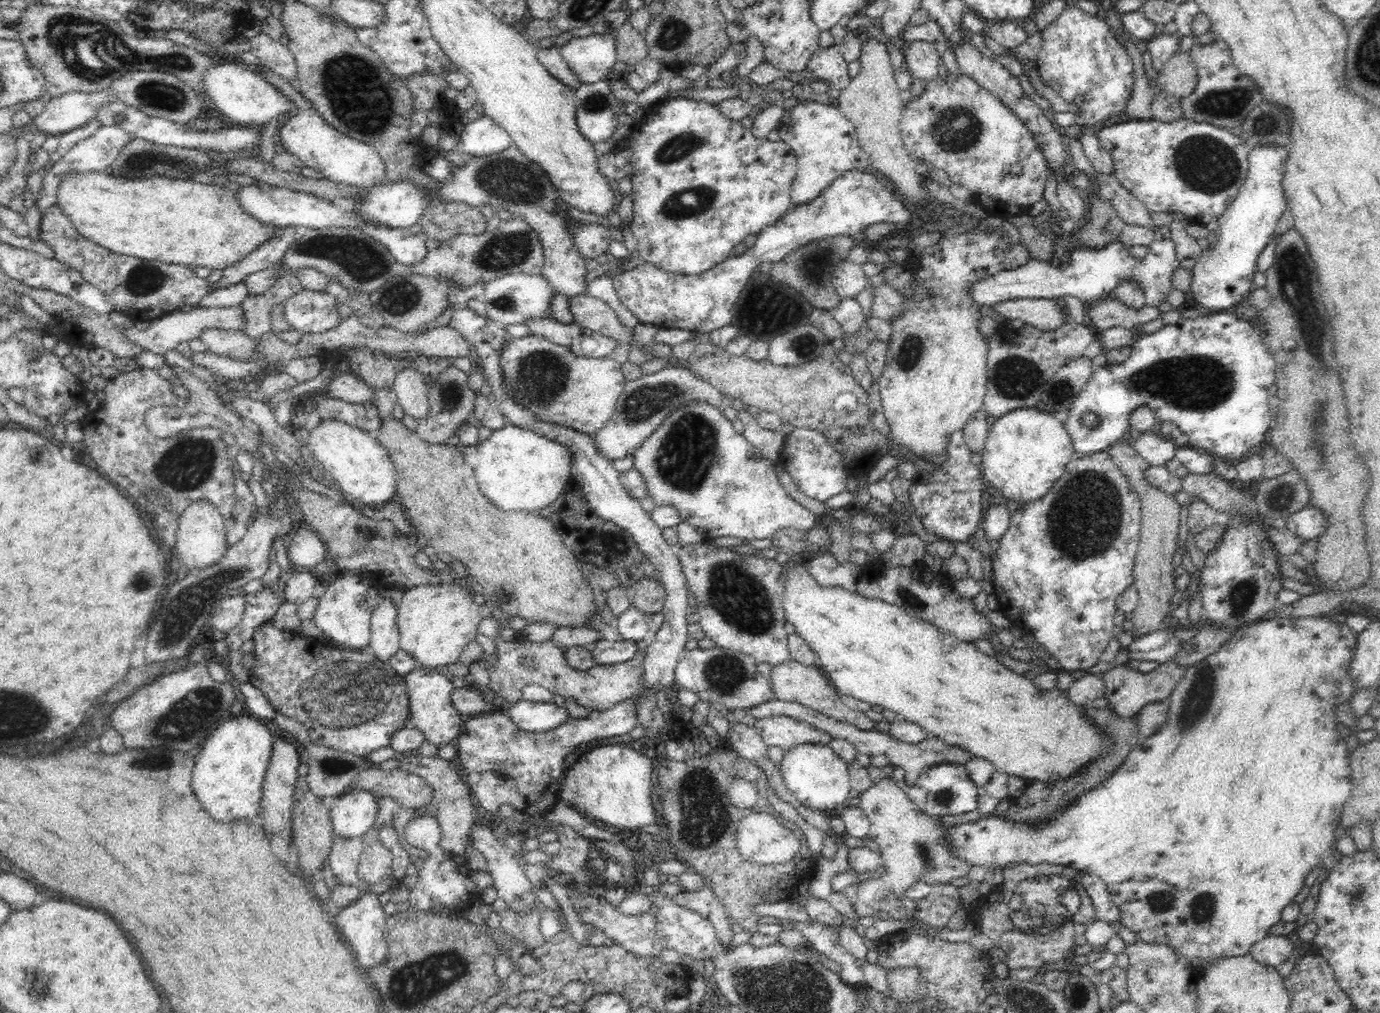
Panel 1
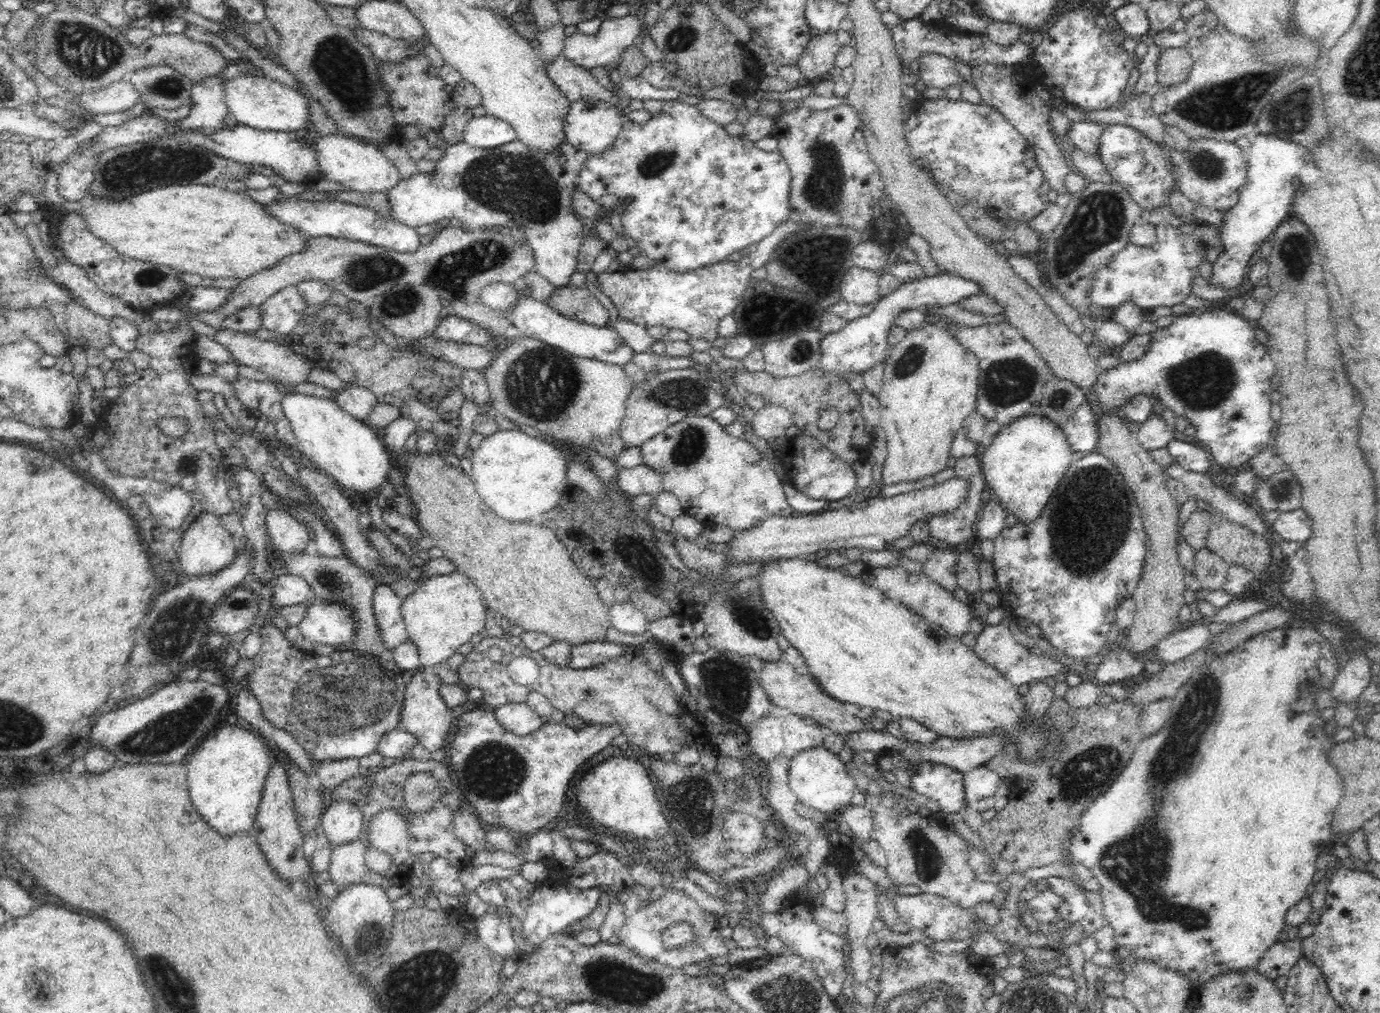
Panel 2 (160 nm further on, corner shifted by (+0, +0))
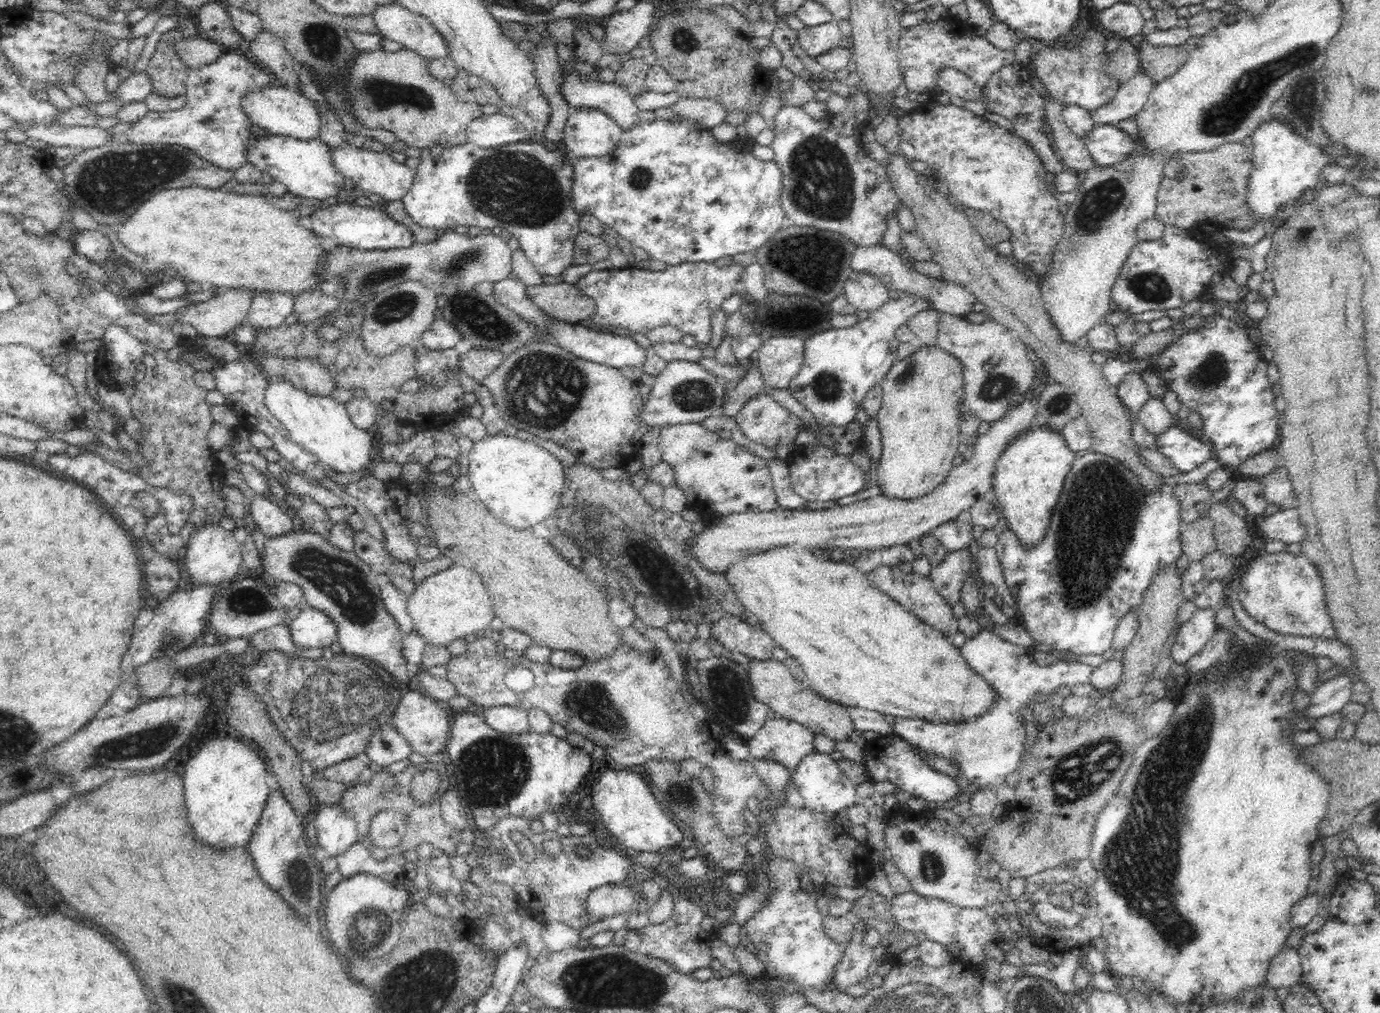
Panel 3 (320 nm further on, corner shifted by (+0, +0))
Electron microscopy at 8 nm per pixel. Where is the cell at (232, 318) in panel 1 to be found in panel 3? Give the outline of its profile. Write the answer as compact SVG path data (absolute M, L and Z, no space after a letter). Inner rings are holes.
M150 343L146 344L145 351L154 357L157 366L145 371L144 380L137 384L129 398L133 417L147 425L143 431L142 445L138 443L147 464L139 466L137 474L149 486L184 490L193 499L191 516L178 533L180 538L174 538L174 552L164 554L168 558L180 560L190 534L196 527L217 524L226 516L226 504L221 492L226 486L226 470L214 459L214 451L207 441L216 410L206 402L208 391L196 384L194 371L186 360L168 360L168 351L160 351Z

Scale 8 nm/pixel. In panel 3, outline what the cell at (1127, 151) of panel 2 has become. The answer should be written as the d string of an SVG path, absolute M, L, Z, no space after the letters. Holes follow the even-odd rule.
M1094 125L1082 141L1095 164L1112 166L1123 161L1137 146L1132 136L1115 125Z

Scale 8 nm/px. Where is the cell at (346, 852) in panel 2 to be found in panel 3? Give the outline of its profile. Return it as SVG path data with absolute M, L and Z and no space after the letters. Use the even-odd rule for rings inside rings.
M357 841L356 844L337 856L337 870L342 874L344 880L358 874L376 876L381 880L386 880L386 883L394 882L400 876L407 878L405 870L390 870L390 868L384 868L384 866L378 866L372 860L372 855L371 850Z

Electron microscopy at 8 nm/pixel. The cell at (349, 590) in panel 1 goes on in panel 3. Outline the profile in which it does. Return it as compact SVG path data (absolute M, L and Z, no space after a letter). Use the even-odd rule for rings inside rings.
M303 606L295 619L289 621L290 637L298 648L336 646L338 627L334 621L315 608Z

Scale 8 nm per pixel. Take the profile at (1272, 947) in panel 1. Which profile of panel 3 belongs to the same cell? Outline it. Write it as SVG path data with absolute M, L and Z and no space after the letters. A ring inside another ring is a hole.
M1285 947L1271 961L1266 984L1274 989L1290 989L1303 978L1302 960L1298 949Z

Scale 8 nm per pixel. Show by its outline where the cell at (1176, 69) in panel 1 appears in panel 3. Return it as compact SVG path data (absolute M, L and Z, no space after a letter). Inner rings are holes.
M1146 40L1137 46L1140 70L1156 83L1172 76L1189 56L1188 49L1182 46L1154 46Z

